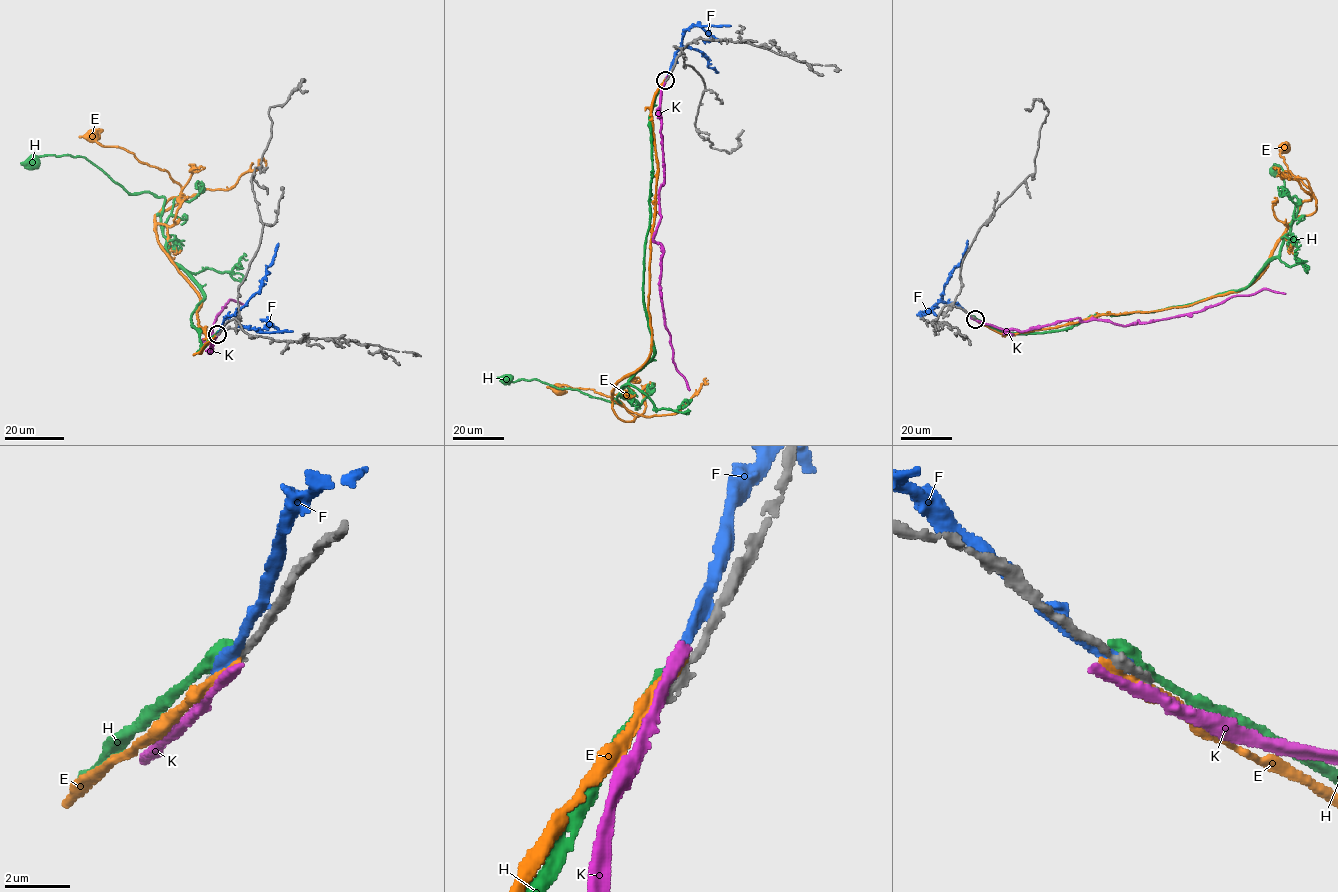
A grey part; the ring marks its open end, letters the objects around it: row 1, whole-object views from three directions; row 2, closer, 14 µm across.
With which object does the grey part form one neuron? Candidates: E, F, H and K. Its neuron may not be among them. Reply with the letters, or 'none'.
none

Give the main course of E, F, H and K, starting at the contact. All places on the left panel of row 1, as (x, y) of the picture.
E: (218, 333), (200, 351), (200, 298), (156, 233), (155, 215), (181, 188), (93, 136)
F: (219, 332), (223, 320), (259, 290), (278, 243)
H: (218, 333), (199, 351), (191, 315), (203, 290), (166, 249), (163, 197), (129, 193), (85, 157), (32, 162)
K: (217, 334), (212, 348), (215, 333), (208, 342), (203, 340), (214, 338), (211, 329), (229, 300), (245, 306)

